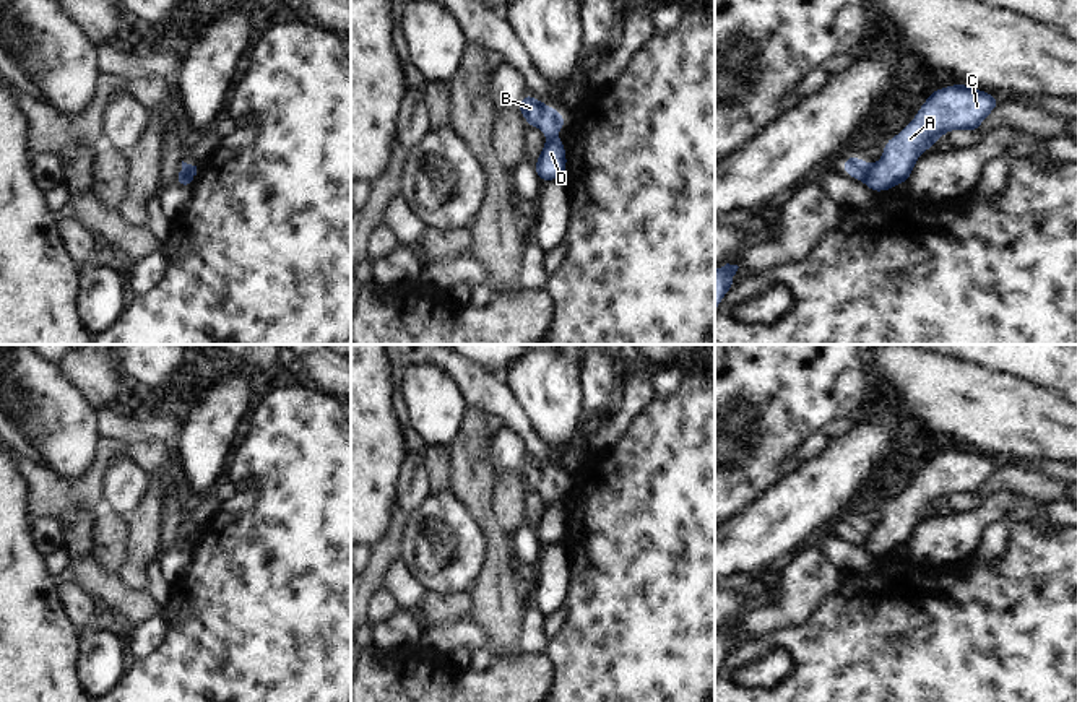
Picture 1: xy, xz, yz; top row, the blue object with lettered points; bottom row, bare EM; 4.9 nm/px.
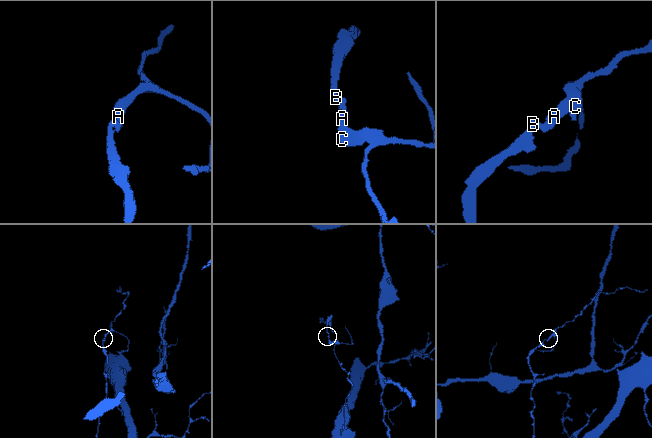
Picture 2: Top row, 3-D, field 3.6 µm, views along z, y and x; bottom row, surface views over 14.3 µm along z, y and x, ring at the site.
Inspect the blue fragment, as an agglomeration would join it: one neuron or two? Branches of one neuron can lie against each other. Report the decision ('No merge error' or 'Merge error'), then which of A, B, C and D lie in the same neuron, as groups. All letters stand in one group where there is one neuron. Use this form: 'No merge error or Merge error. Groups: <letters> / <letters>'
Merge error. Groups: A C D / B.

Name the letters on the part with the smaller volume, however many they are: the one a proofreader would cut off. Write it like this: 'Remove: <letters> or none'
Remove: A, C, D

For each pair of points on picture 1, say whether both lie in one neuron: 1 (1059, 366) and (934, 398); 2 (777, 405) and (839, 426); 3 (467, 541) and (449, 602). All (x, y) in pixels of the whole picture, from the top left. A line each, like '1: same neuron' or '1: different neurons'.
1: different neurons
2: different neurons
3: different neurons

